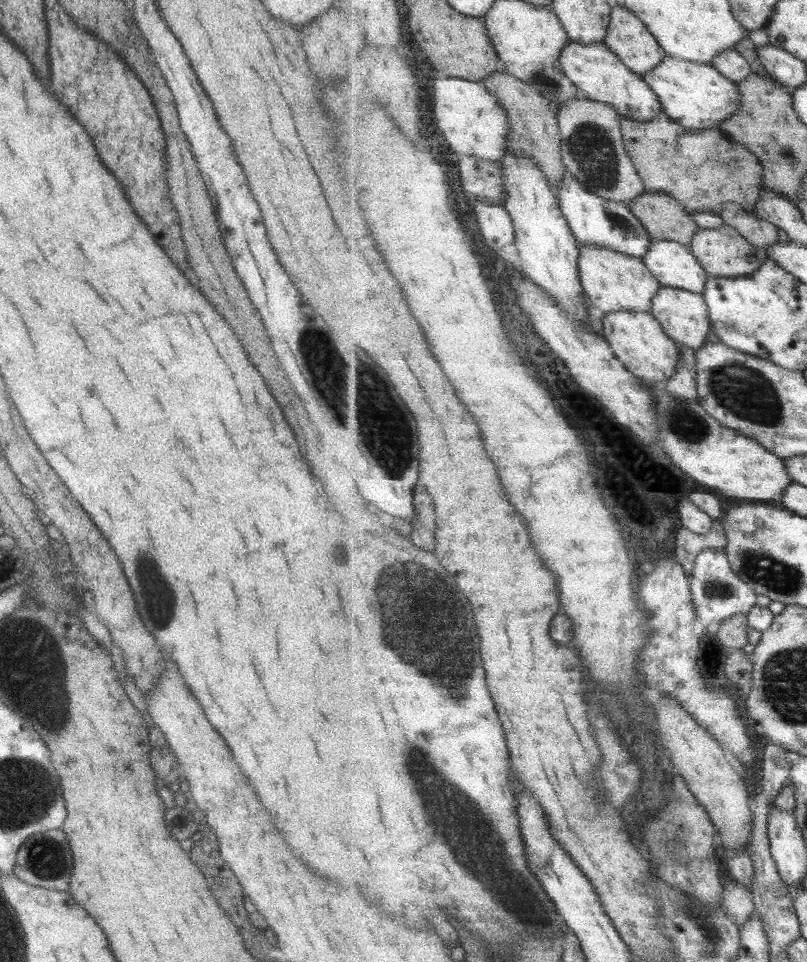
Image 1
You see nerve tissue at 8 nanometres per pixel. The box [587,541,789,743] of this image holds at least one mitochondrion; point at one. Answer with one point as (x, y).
(714, 589)

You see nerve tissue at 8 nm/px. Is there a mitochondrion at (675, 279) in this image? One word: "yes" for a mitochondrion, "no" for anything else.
no

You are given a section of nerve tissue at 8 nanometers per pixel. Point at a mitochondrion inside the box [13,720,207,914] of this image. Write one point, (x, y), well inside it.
(45, 856)

